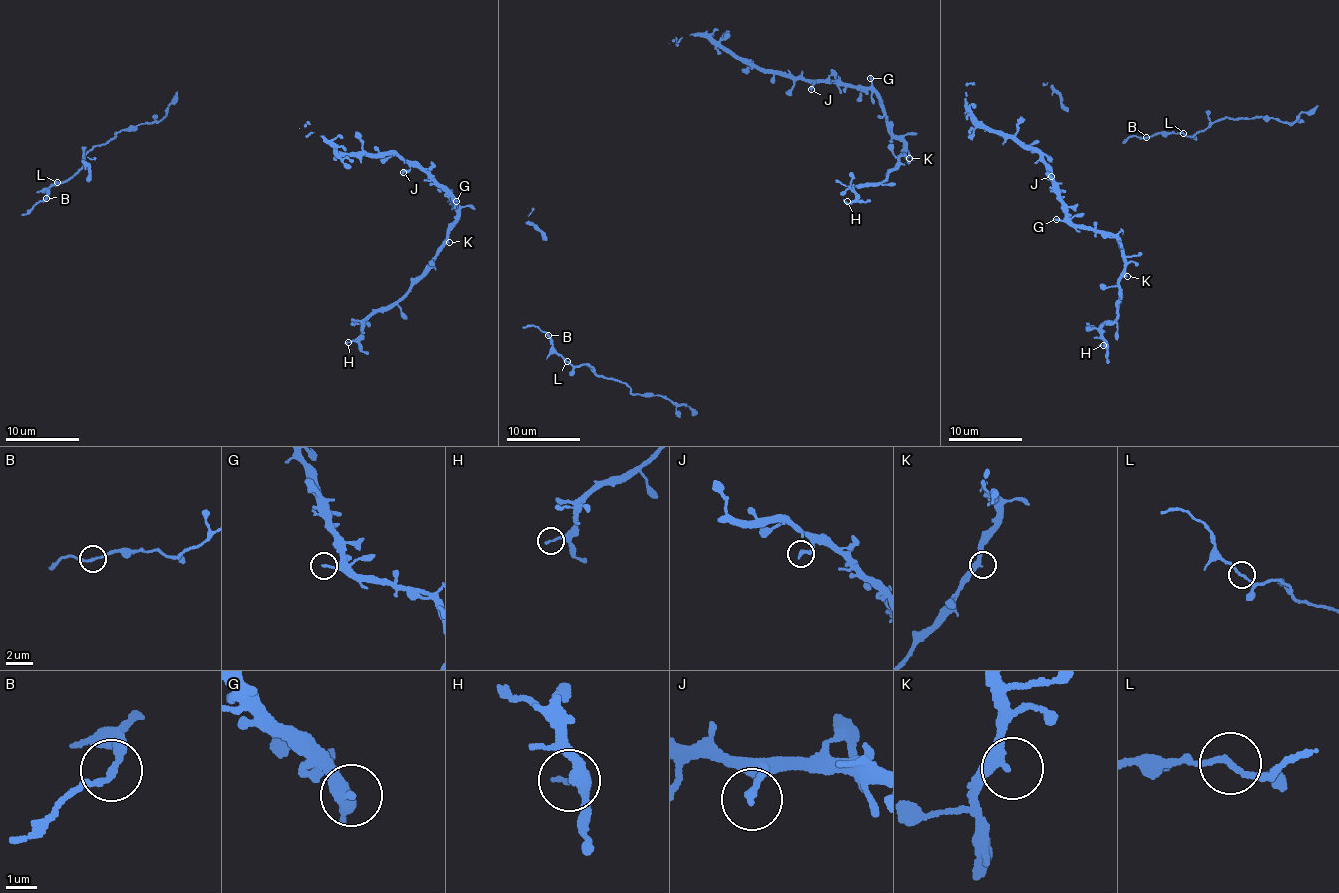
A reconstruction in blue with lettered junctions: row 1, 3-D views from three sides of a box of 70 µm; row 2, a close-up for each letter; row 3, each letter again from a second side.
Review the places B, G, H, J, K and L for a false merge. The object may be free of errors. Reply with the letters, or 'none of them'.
none of them

